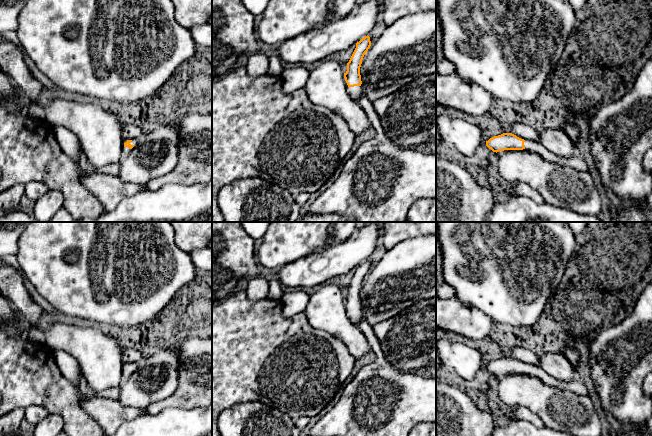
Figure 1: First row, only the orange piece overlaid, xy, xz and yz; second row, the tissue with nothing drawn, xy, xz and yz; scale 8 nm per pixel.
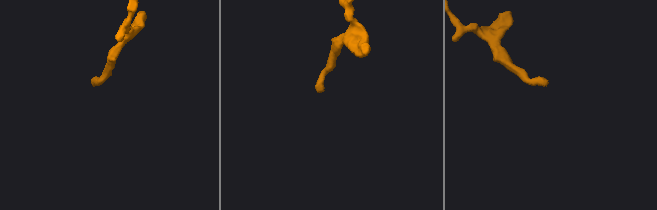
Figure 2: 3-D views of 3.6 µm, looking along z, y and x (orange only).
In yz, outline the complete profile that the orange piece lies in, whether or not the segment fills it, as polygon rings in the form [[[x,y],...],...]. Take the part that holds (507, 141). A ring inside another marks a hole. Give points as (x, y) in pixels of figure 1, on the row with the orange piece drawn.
[[[503,133],[486,141],[486,146],[493,152],[504,150],[527,150],[540,155],[543,159],[557,164],[568,166],[578,171],[590,172],[588,164],[579,154],[571,158],[557,157],[548,151],[542,144],[530,139],[521,139],[512,133]]]

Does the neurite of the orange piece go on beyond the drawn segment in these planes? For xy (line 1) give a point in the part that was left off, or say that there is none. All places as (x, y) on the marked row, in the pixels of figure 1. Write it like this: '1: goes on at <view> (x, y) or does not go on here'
1: goes on at xy (126, 150)

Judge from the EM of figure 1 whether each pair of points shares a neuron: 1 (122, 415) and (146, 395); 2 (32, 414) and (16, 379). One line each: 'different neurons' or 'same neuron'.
1: different neurons
2: different neurons

